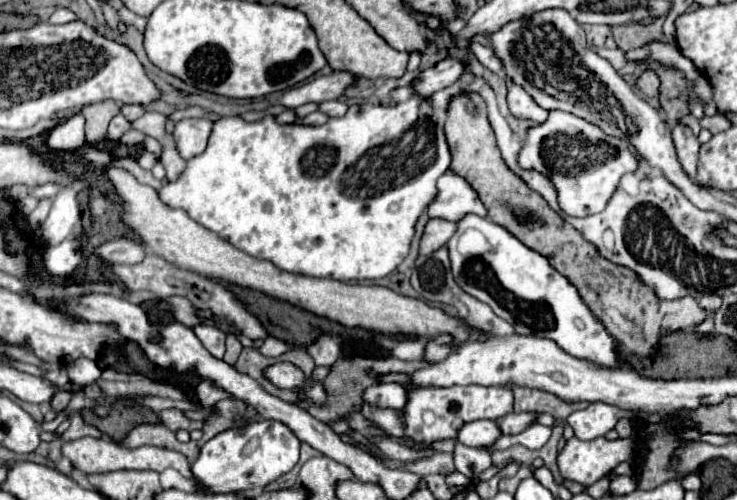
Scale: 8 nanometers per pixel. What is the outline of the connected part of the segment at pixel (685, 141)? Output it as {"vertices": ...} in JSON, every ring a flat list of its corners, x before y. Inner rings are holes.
{"vertices":[[677,124,671,136,679,138,679,162,683,170,693,178,697,174,697,158,699,158,699,140,687,124]]}

